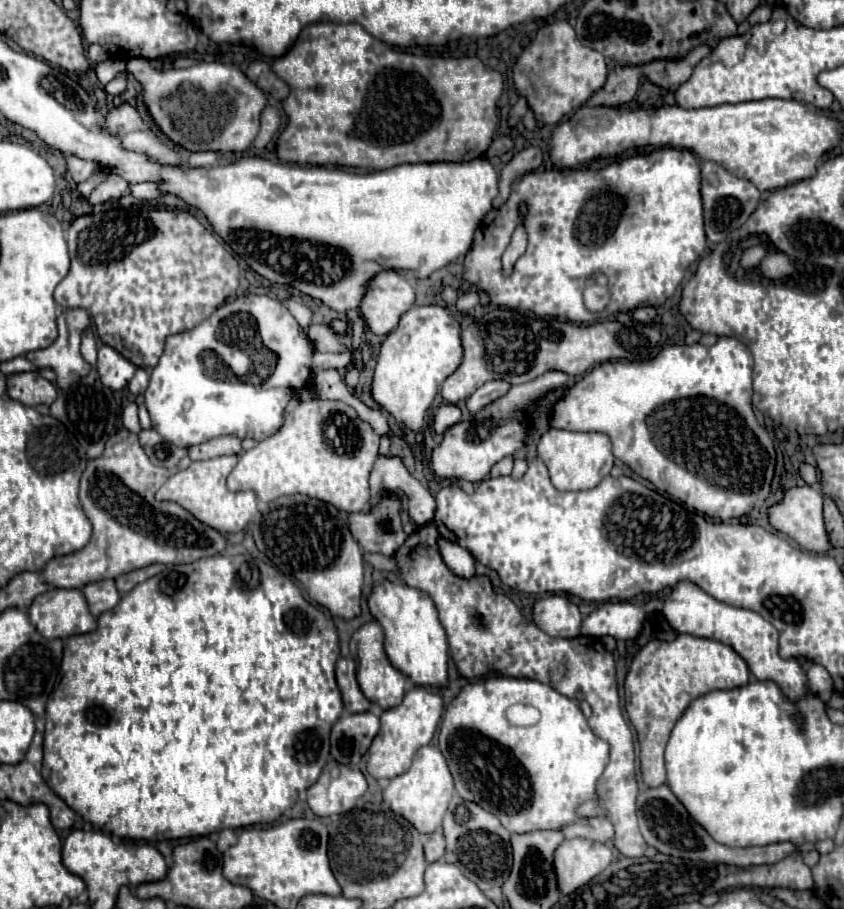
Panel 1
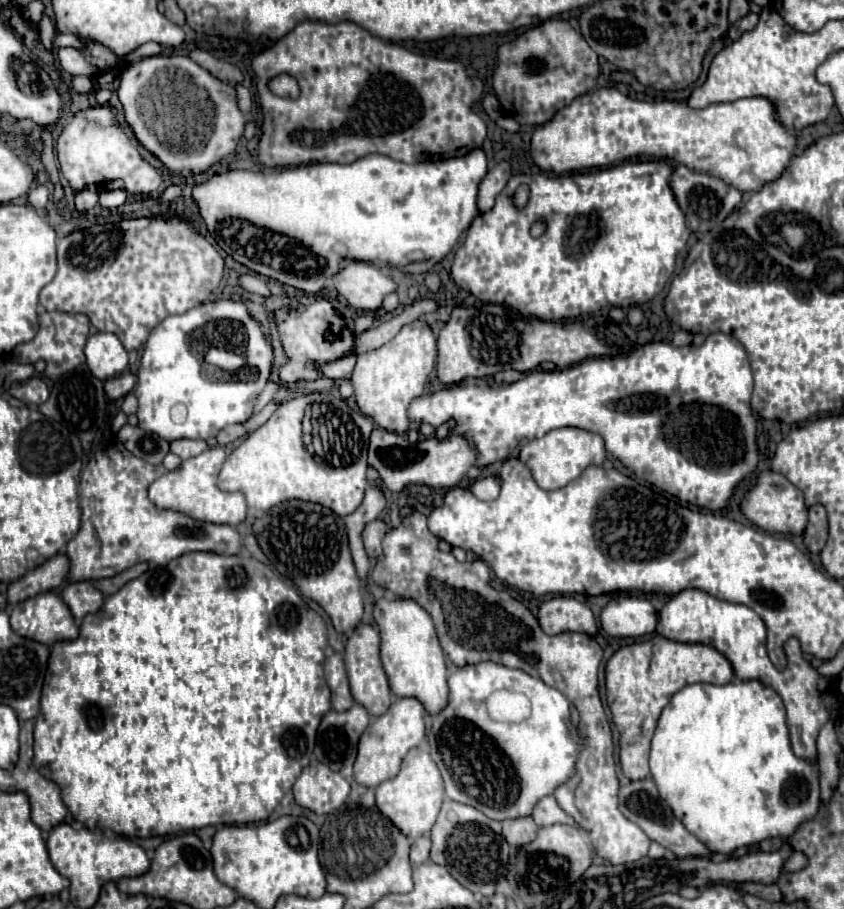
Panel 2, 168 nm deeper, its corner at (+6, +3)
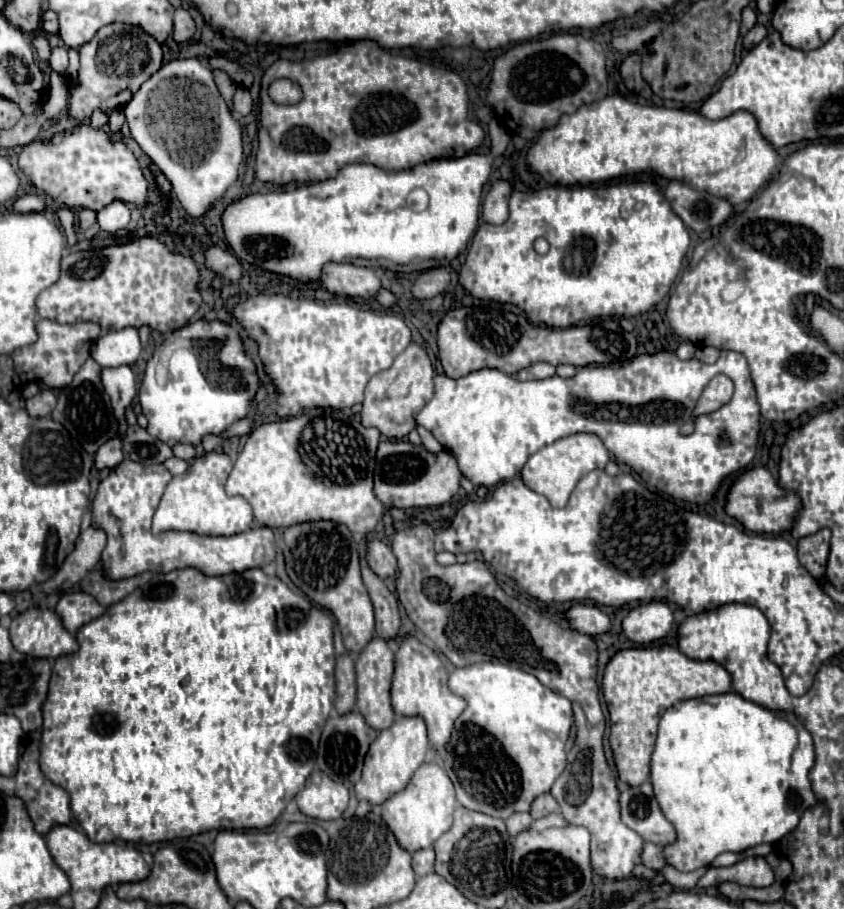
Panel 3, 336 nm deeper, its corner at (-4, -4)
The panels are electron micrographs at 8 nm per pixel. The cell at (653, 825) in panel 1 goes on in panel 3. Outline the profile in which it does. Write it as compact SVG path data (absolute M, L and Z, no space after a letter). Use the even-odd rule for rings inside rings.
M642 782L640 786L626 788L620 792L620 818L622 822L638 832L646 842L654 842L658 846L666 846L676 840L674 826L664 818L650 782Z

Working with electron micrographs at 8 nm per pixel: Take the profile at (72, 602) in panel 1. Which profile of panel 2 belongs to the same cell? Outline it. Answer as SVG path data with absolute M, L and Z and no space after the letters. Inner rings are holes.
M54 591L40 593L14 605L10 623L18 635L40 641L44 645L76 639L80 633L68 605Z

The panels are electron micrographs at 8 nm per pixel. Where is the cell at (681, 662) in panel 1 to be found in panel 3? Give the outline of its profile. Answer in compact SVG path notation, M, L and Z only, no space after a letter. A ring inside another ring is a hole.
M674 646L628 648L616 652L604 668L602 694L610 714L610 748L618 778L630 786L642 784L650 776L650 754L654 750L656 728L662 710L678 700L732 690L730 674L716 662L698 662L684 656Z

